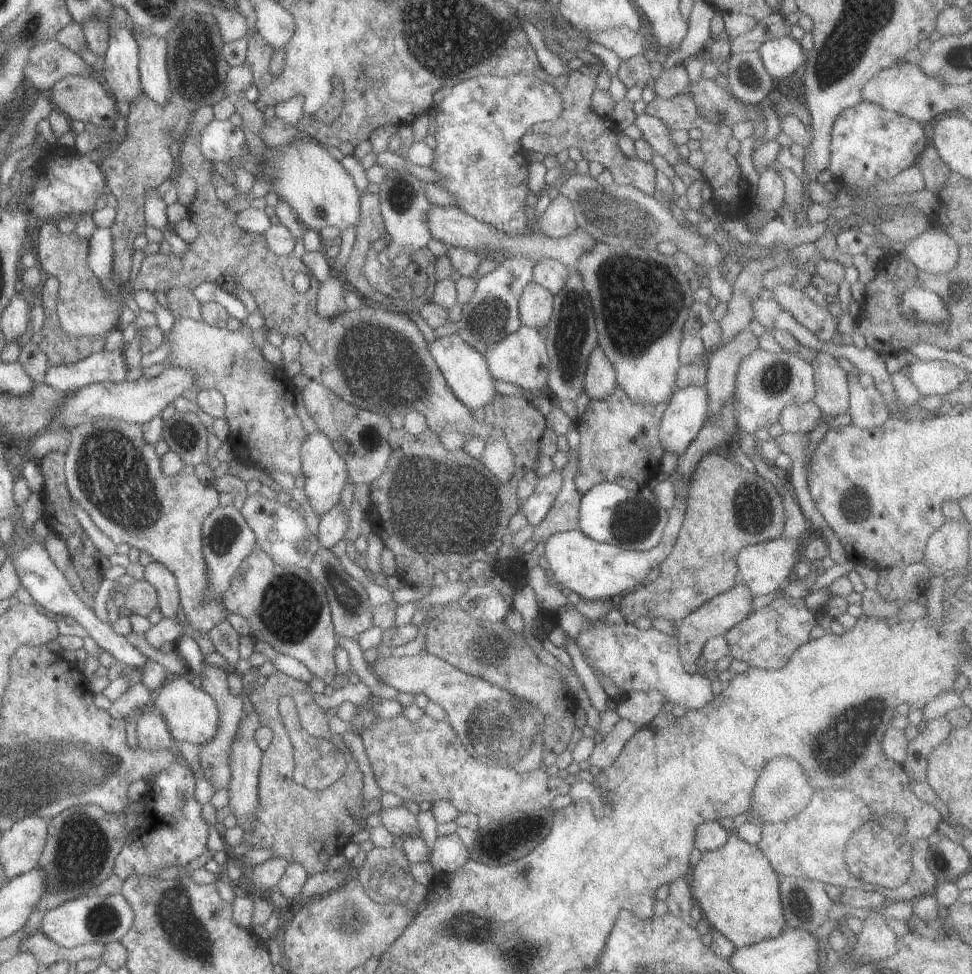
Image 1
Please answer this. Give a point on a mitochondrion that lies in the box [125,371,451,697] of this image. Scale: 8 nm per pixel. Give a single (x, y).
(289, 608)

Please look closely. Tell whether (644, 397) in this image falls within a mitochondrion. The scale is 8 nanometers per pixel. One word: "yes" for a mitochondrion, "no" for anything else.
no

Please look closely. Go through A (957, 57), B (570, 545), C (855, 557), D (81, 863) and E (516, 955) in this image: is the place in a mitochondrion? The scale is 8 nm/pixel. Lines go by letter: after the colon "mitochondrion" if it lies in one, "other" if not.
A: other
B: other
C: other
D: mitochondrion
E: mitochondrion

